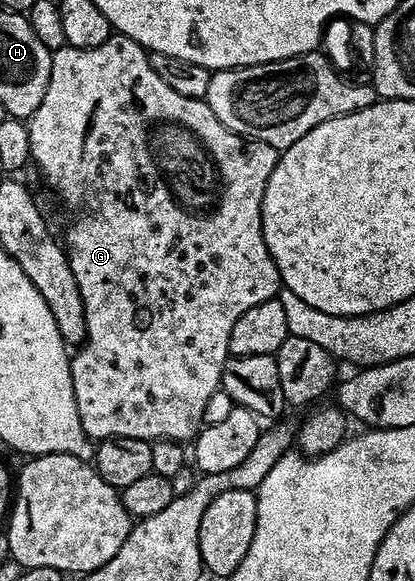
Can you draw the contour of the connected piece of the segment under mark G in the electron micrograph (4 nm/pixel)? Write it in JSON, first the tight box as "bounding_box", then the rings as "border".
{"bounding_box":[27,32,282,444],"border":[[[116,32],[110,33],[109,38],[95,48],[75,48],[66,44],[52,51],[51,80],[47,80],[43,104],[39,104],[39,108],[35,108],[33,115],[27,119],[31,136],[29,156],[32,165],[41,169],[46,184],[65,201],[71,213],[77,214],[63,237],[63,245],[69,256],[71,272],[75,272],[75,284],[79,284],[79,296],[83,296],[83,316],[87,316],[85,340],[72,355],[69,364],[75,404],[79,408],[79,424],[83,424],[86,438],[138,438],[150,444],[166,438],[185,444],[196,439],[206,421],[205,409],[213,393],[221,390],[223,364],[231,357],[229,341],[235,320],[239,320],[247,308],[255,308],[255,304],[278,297],[282,289],[281,277],[263,240],[261,227],[263,192],[267,188],[267,180],[271,180],[279,152],[271,144],[254,142],[227,128],[219,116],[211,112],[208,102],[175,92],[175,88],[170,88],[160,78],[159,72],[151,68],[149,55],[150,51],[138,42]]]}

